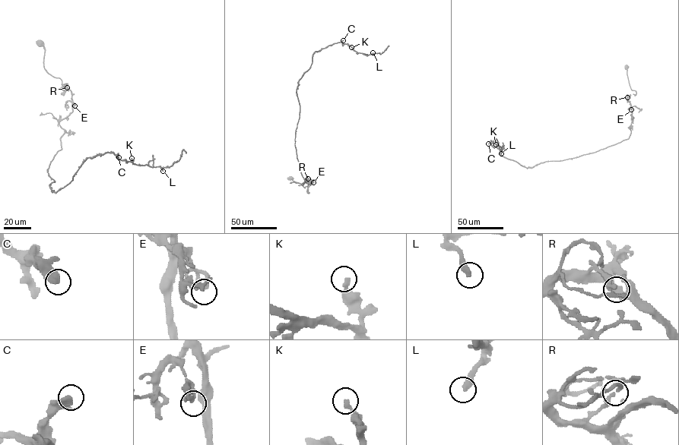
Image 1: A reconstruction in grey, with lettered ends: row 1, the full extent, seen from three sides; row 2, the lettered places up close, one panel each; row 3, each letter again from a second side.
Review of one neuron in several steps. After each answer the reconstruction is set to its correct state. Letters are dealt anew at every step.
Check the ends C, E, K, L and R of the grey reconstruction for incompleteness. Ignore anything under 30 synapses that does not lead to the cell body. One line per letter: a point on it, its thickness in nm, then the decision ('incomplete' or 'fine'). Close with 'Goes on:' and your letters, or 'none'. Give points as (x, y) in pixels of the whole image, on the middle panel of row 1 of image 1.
C: (343, 40) | 400 nm | fine
E: (313, 182) | 240 nm | fine
K: (351, 47) | 280 nm | fine
L: (372, 52) | 320 nm | incomplete
R: (308, 178) | 140 nm | fine
Goes on: L

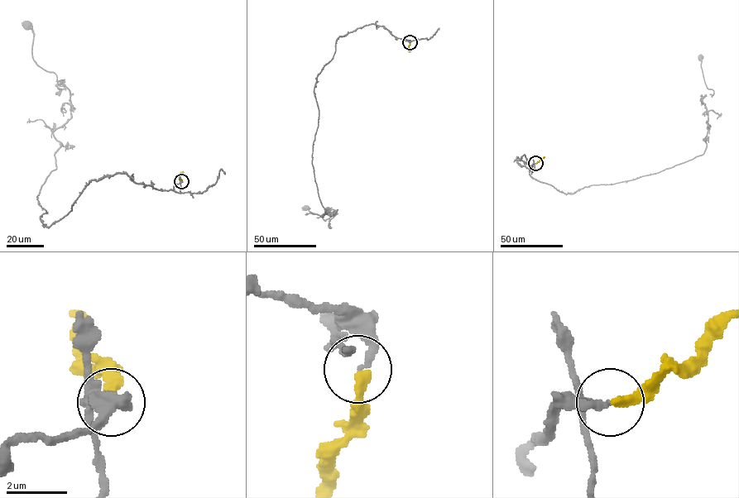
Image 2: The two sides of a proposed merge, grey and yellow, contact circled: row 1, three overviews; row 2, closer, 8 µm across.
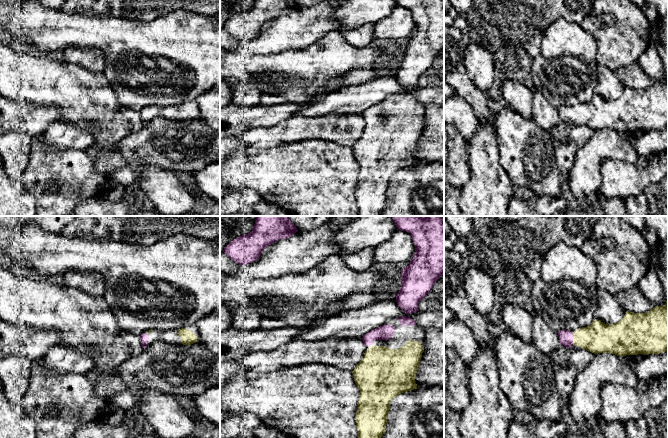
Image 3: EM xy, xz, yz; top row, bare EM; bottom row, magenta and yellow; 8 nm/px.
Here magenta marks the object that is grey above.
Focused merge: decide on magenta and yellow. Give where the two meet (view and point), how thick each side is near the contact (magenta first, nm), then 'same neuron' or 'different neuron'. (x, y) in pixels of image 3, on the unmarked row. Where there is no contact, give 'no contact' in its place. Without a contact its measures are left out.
yz (572, 115) | 110/240 nm | same neuron

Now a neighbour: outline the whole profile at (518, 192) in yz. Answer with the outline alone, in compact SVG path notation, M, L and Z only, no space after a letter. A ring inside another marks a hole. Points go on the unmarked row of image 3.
M513 185L512 196L517 199L528 202L530 200L536 199L539 195L533 193L531 190L529 190L527 188Z

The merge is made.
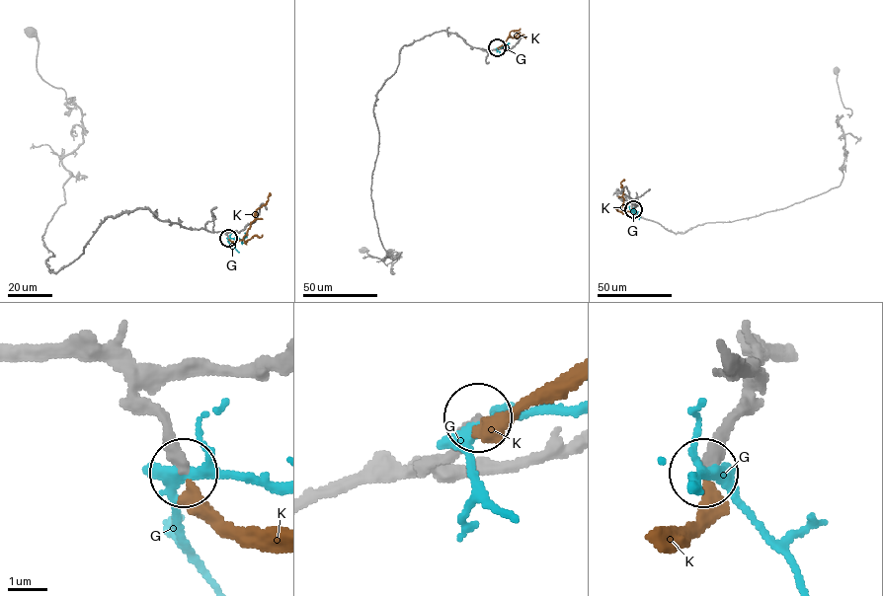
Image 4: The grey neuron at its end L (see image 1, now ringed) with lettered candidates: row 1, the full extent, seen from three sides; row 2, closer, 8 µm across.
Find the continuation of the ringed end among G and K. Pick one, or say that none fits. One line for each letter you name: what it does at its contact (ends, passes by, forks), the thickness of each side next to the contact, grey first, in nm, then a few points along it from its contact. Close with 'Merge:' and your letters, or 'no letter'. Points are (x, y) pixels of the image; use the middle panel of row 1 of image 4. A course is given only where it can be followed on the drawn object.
Merge: no letter

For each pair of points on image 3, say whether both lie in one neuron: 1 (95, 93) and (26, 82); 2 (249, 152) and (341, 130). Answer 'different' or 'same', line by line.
1: same
2: different

